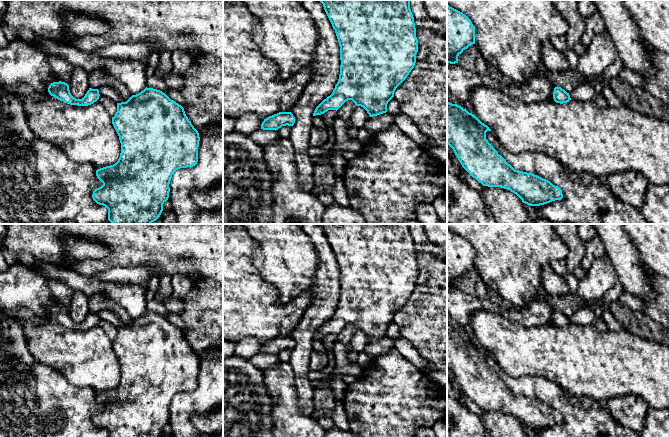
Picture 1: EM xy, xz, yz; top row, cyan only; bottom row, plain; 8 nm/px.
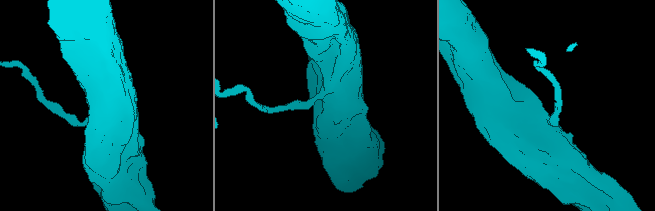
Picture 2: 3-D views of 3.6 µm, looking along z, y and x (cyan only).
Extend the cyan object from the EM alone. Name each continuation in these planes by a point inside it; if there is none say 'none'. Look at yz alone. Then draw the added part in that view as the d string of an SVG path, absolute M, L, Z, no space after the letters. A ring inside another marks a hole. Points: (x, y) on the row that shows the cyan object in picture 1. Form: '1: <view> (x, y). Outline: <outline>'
none

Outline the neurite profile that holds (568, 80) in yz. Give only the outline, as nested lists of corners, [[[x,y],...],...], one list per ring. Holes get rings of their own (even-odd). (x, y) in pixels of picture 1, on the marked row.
[[[543,64],[538,66],[536,75],[547,77],[553,85],[561,87],[569,94],[587,79],[587,77],[580,74],[577,70],[569,68],[564,72],[551,71]]]

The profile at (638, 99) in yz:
[[[618,76],[605,80],[589,77],[594,84],[601,82],[602,86],[609,86],[620,98],[624,105],[645,115],[652,115],[669,122],[669,105],[653,97],[648,91],[639,87],[632,87]]]

